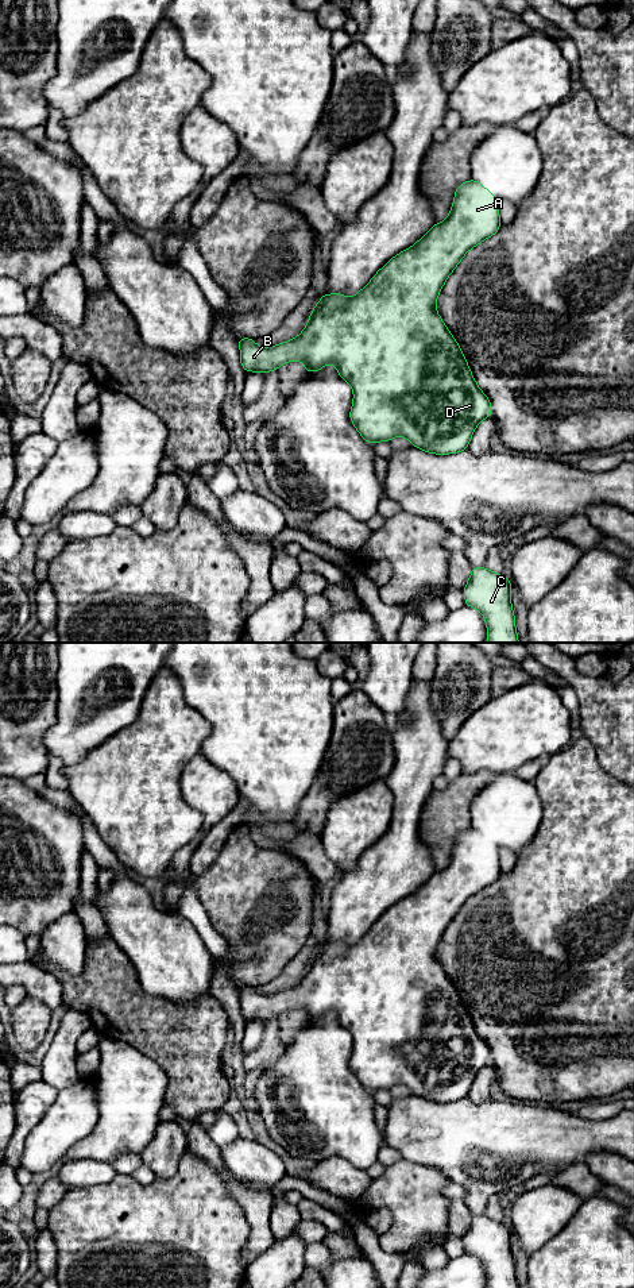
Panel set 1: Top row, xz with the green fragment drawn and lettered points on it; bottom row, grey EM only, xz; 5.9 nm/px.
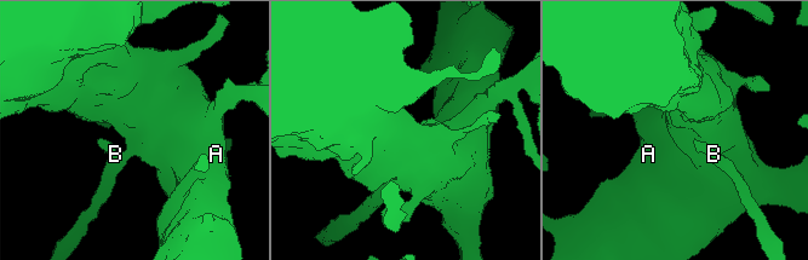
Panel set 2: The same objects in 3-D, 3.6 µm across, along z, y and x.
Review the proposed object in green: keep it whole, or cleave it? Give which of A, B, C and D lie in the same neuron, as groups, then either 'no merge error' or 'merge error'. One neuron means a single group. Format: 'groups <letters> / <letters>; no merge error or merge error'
groups A B C D; no merge error

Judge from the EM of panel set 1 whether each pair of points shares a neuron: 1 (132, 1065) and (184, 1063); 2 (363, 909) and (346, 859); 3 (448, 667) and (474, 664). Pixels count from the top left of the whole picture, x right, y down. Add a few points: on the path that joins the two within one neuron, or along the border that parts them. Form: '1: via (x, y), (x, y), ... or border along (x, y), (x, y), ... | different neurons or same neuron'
1: border along (131, 1045), (151, 1059), (165, 1074), (165, 1095) | different neurons
2: border along (371, 847), (362, 855), (354, 868), (343, 874) | different neurons
3: via (455, 667), (467, 667) | same neuron

